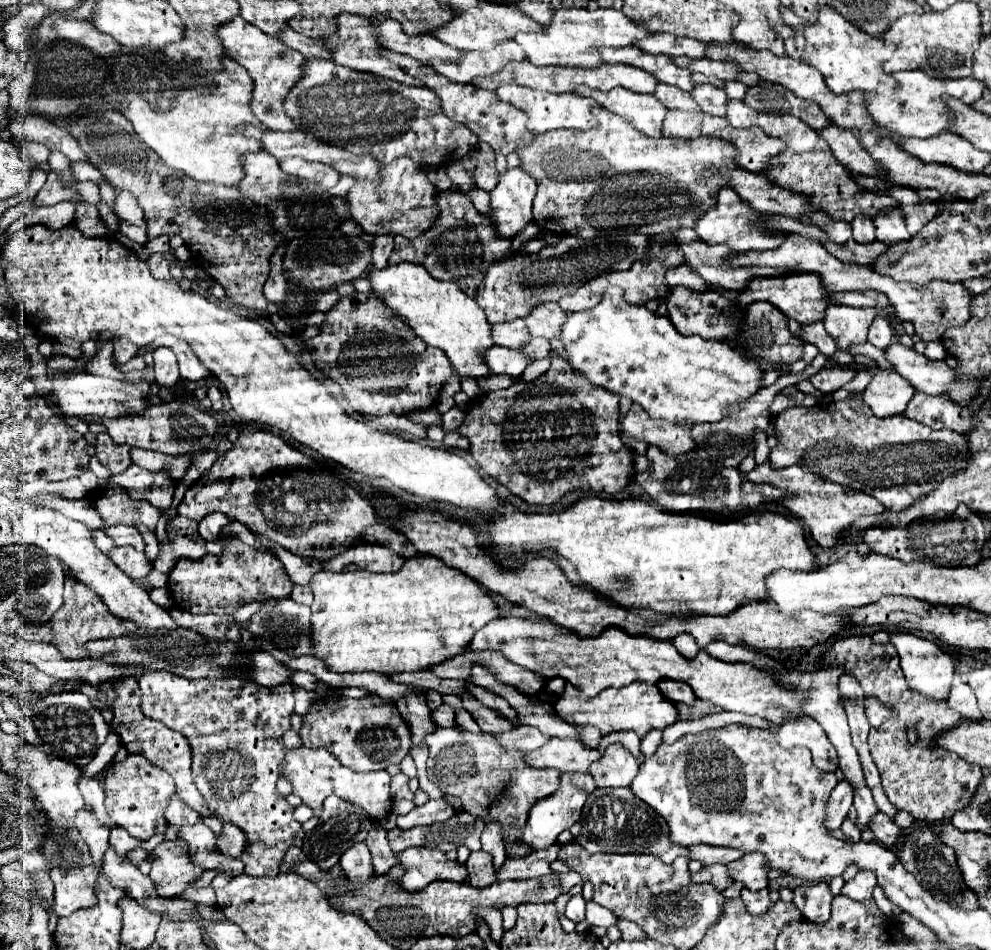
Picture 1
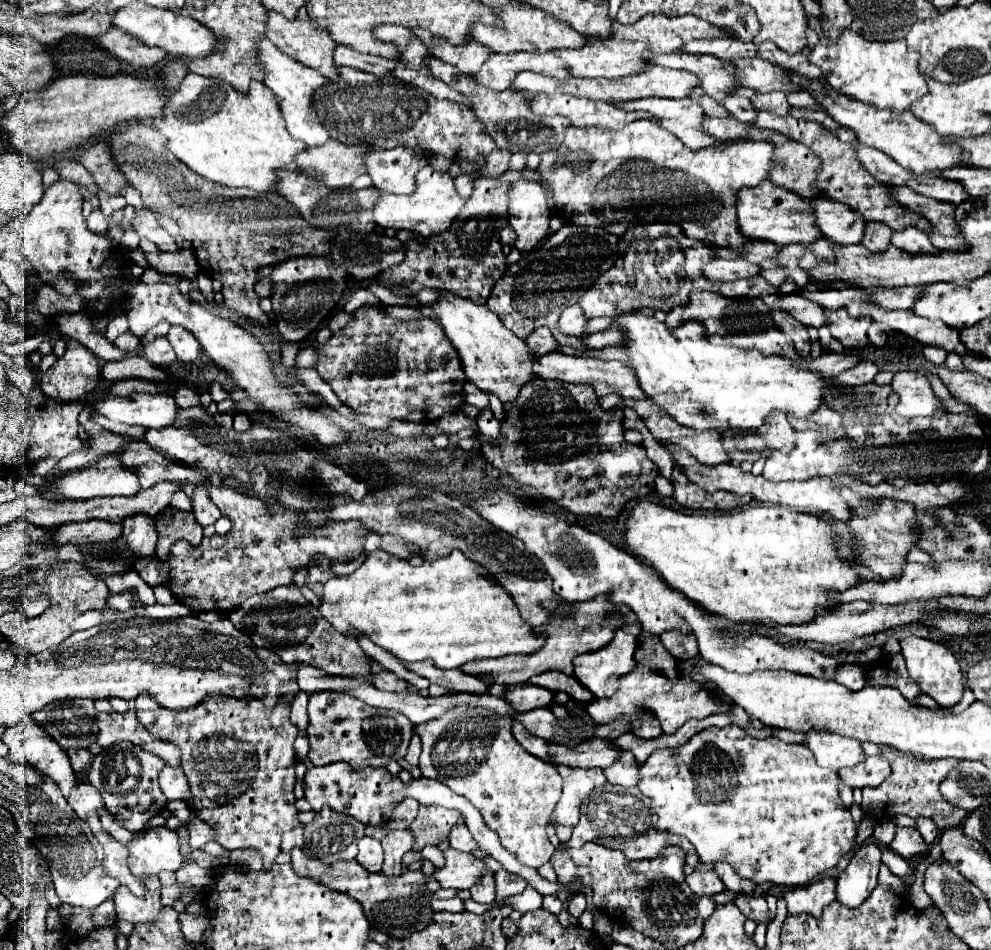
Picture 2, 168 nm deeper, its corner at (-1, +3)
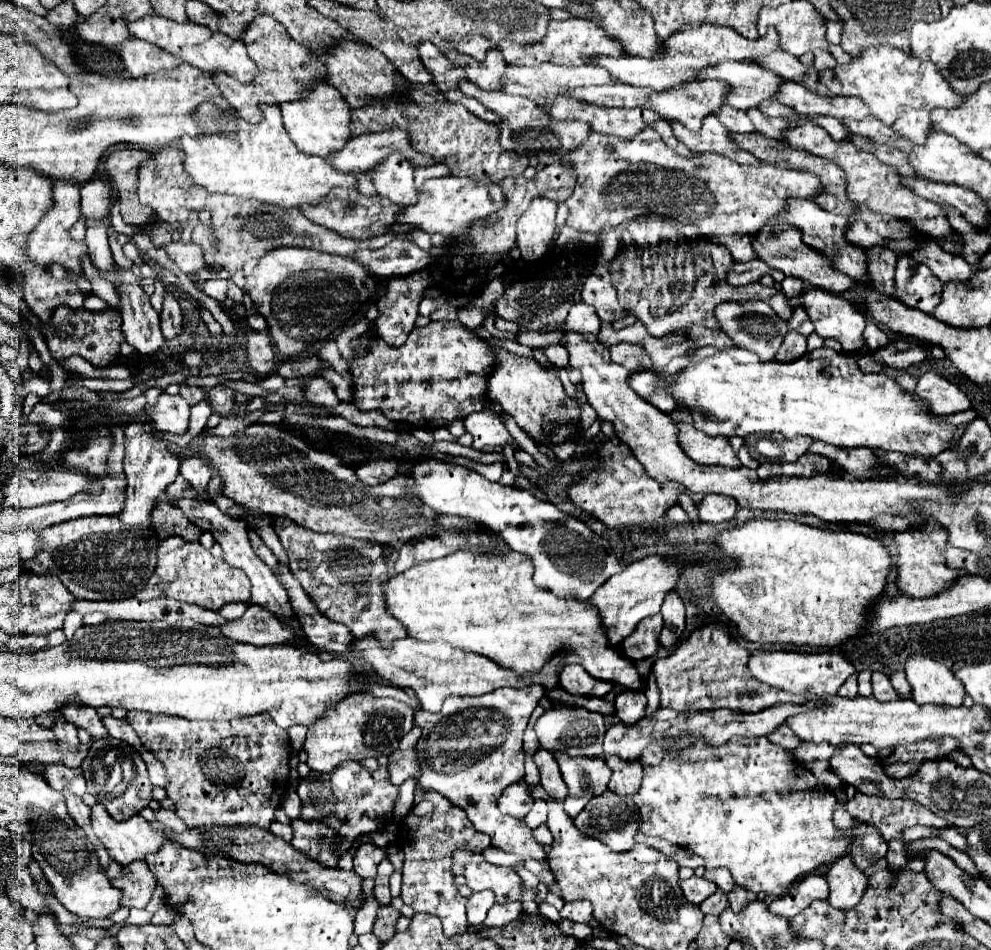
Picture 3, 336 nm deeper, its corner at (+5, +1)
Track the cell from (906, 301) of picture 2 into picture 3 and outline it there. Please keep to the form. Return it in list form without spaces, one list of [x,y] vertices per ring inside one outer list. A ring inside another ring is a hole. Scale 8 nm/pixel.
[[[908,253],[898,255],[894,282],[896,299],[908,307],[932,313],[940,303],[944,285],[924,263],[916,263]]]

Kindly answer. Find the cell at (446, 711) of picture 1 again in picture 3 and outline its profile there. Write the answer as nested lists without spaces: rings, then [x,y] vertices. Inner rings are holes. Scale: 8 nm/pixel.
[[[554,707],[548,709],[536,723],[536,735],[540,739],[540,745],[554,753],[568,753],[568,755],[586,755],[586,757],[600,757],[602,755],[602,739],[606,733],[606,721],[600,713],[592,713],[584,707]]]

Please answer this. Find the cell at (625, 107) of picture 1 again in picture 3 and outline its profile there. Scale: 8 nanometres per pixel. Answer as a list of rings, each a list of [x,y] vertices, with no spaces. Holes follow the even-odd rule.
[[[714,115],[704,119],[704,125],[698,133],[692,133],[690,129],[686,129],[682,123],[676,121],[672,121],[670,125],[674,129],[676,139],[696,153],[720,153],[720,155],[724,153],[726,157],[734,157],[734,153],[740,151],[740,147],[730,137],[732,133]]]

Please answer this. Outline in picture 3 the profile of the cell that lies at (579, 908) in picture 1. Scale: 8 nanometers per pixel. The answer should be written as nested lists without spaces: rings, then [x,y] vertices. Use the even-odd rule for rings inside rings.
[[[588,901],[564,903],[564,907],[560,909],[560,917],[568,919],[568,921],[574,921],[574,923],[590,923],[594,919],[592,903],[588,903]]]

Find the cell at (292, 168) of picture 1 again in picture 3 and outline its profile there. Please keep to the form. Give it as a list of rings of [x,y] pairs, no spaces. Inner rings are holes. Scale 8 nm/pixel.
[[[388,129],[382,133],[364,133],[348,141],[348,145],[332,155],[332,165],[342,173],[370,171],[376,163],[382,163],[392,151],[408,155],[412,165],[432,165],[430,157],[412,151],[408,133],[402,129]]]

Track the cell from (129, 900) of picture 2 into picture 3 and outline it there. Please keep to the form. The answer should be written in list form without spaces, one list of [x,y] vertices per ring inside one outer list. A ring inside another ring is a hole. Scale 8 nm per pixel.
[[[146,861],[132,863],[128,867],[122,867],[122,877],[112,879],[112,885],[124,893],[120,901],[122,907],[144,909],[156,887],[156,875],[150,871]]]

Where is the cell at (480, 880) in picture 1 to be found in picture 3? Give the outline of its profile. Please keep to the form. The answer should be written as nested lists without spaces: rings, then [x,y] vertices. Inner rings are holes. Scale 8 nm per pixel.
[[[482,891],[482,893],[472,893],[472,897],[466,903],[468,909],[468,923],[480,927],[486,919],[488,909],[494,905],[494,893],[492,891]]]

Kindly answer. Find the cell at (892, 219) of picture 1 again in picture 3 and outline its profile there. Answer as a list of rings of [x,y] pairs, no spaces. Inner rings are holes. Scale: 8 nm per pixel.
[[[922,239],[920,249],[912,255],[918,263],[928,265],[932,269],[932,273],[944,283],[950,283],[950,281],[966,283],[972,279],[972,267],[962,257],[956,257],[956,255],[940,249],[940,245],[932,239],[928,239],[928,241]]]

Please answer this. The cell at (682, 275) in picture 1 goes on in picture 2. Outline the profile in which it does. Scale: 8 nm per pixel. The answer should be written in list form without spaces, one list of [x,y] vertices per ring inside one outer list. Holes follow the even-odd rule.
[[[710,259],[708,265],[702,269],[702,275],[716,283],[716,281],[738,281],[746,277],[754,277],[760,271],[758,265],[748,261],[724,261],[724,259]]]

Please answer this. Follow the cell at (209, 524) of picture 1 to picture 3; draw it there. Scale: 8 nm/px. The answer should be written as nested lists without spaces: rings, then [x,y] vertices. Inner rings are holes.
[[[196,455],[196,457],[186,457],[186,459],[182,459],[180,475],[182,475],[184,479],[188,479],[194,489],[206,489],[208,481],[210,481],[210,477],[212,477],[212,471],[210,471],[208,461]]]

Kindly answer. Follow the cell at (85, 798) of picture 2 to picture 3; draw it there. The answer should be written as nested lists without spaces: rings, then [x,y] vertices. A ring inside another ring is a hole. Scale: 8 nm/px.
[[[62,763],[60,765],[48,765],[46,771],[44,771],[44,779],[56,791],[70,789],[78,795],[82,795],[86,791],[86,781],[84,781],[80,767],[72,769],[72,767],[66,767]]]

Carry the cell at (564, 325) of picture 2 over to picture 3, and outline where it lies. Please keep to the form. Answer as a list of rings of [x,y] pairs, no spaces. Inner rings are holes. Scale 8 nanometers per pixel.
[[[576,303],[564,323],[566,329],[578,331],[578,333],[592,333],[596,335],[600,331],[600,317],[596,315],[594,307],[586,305],[586,303]]]

